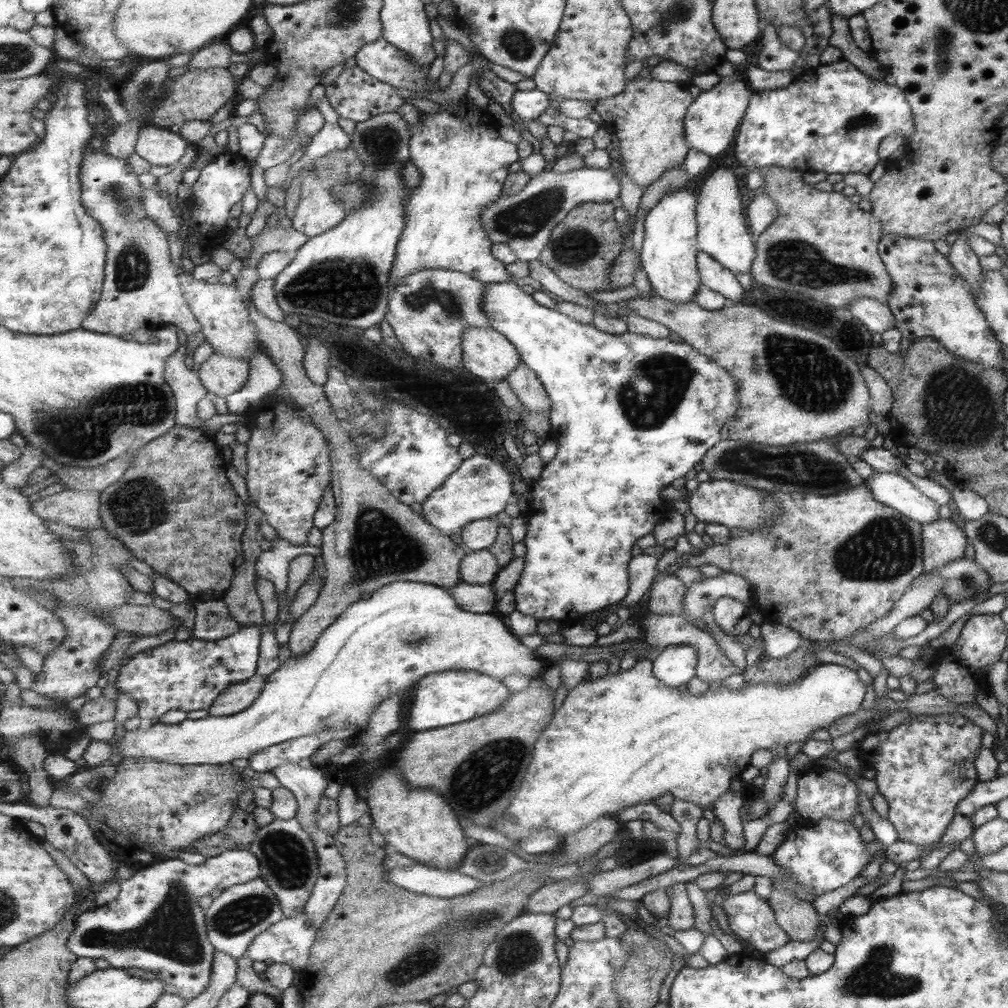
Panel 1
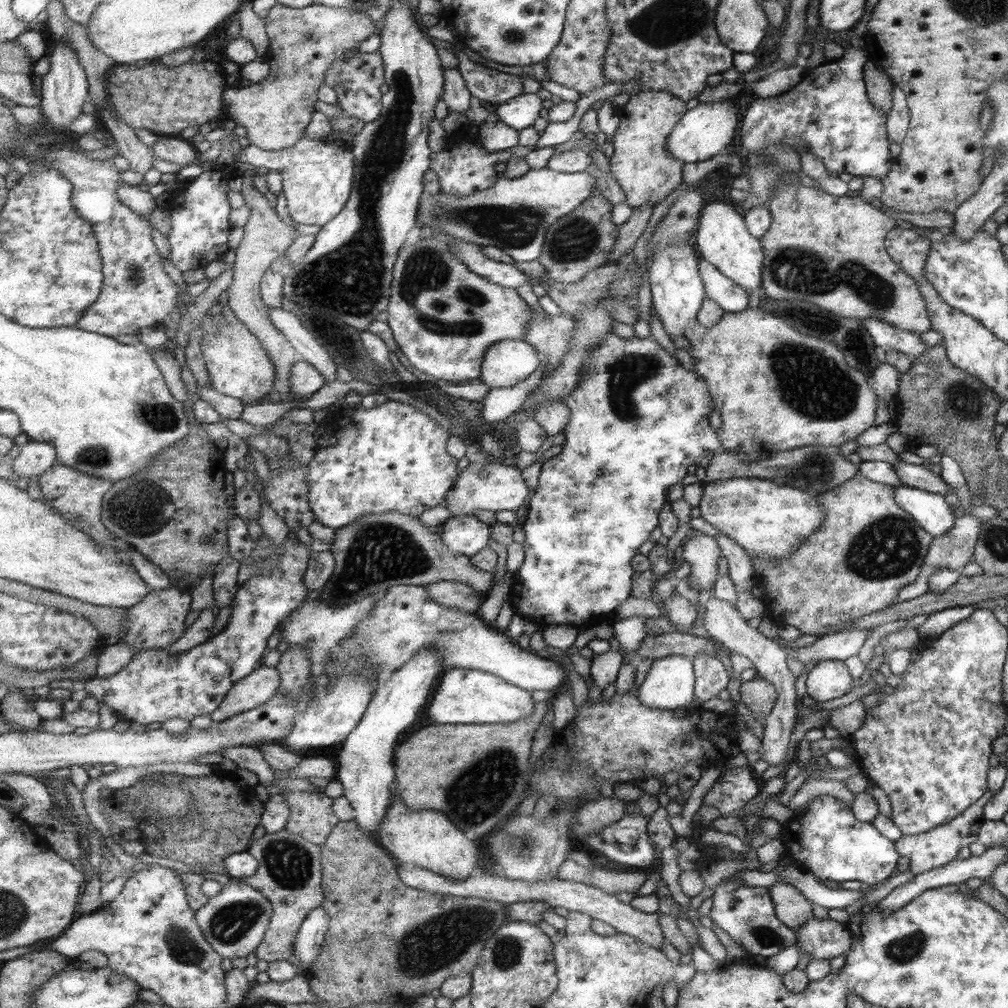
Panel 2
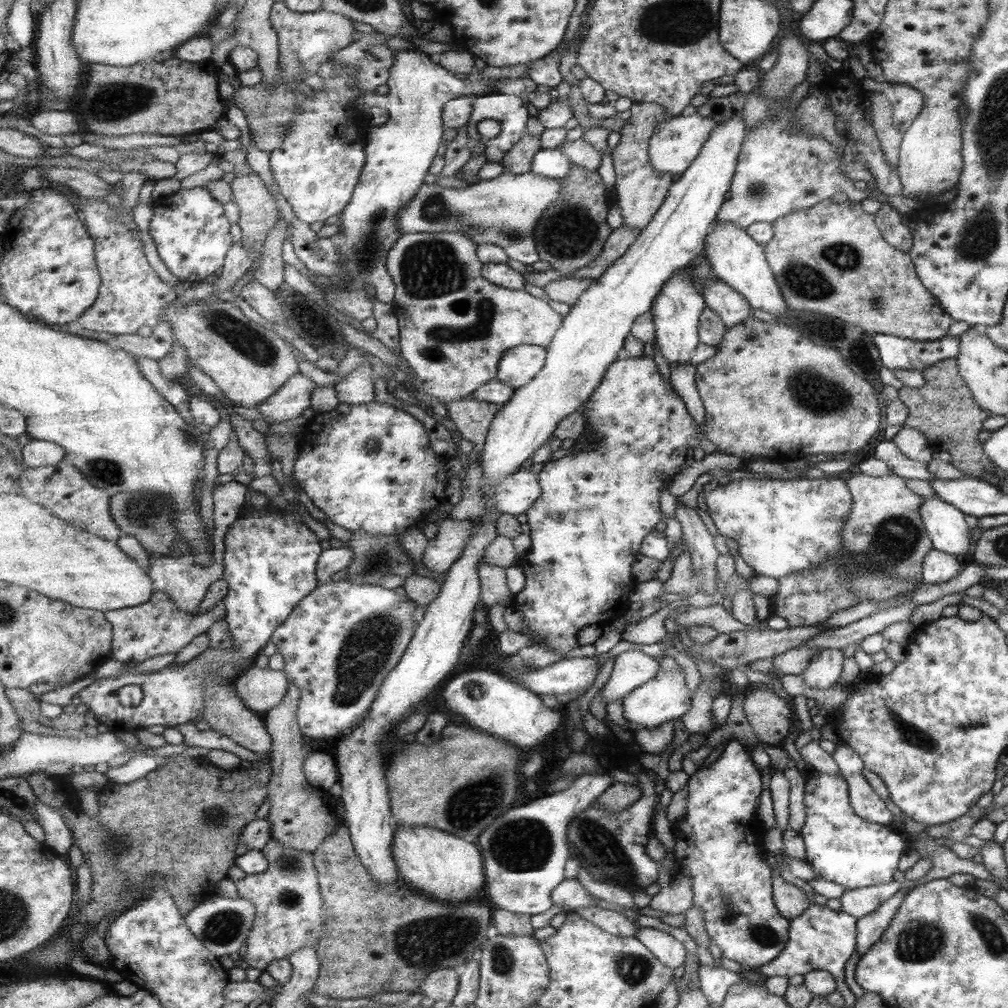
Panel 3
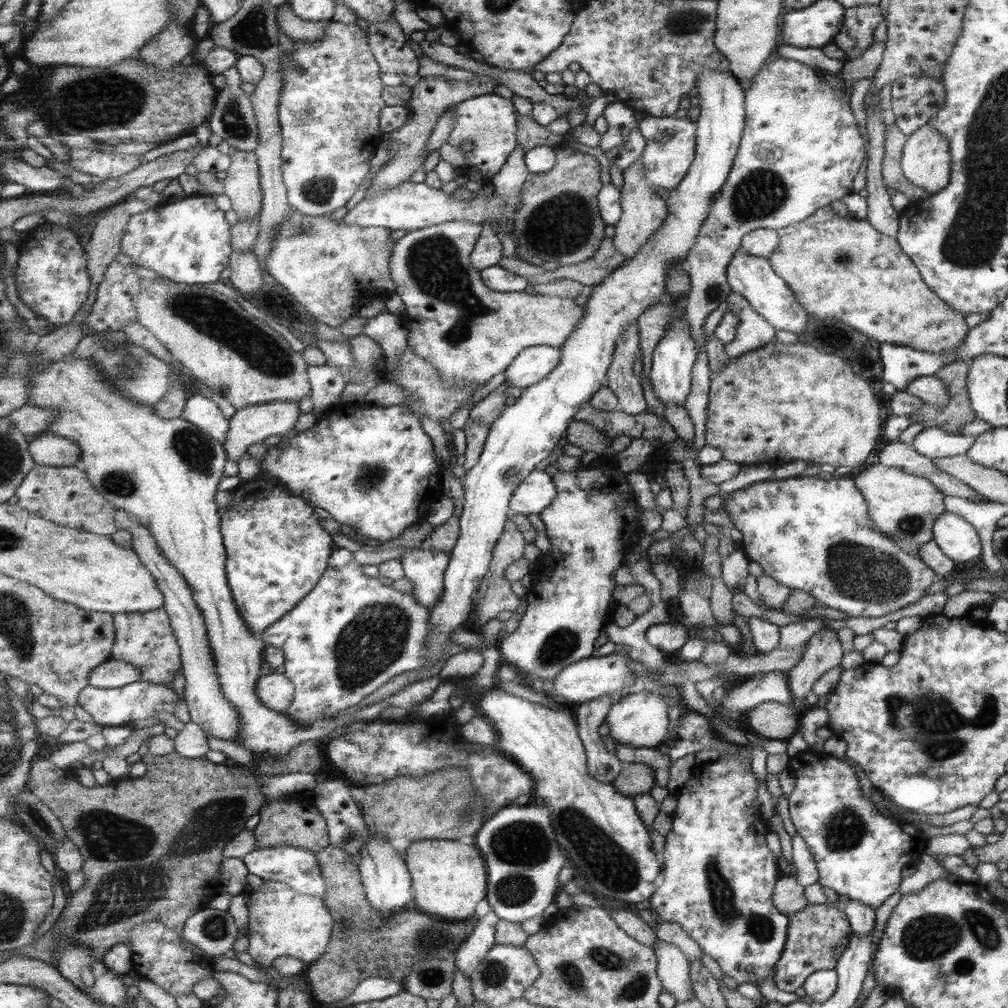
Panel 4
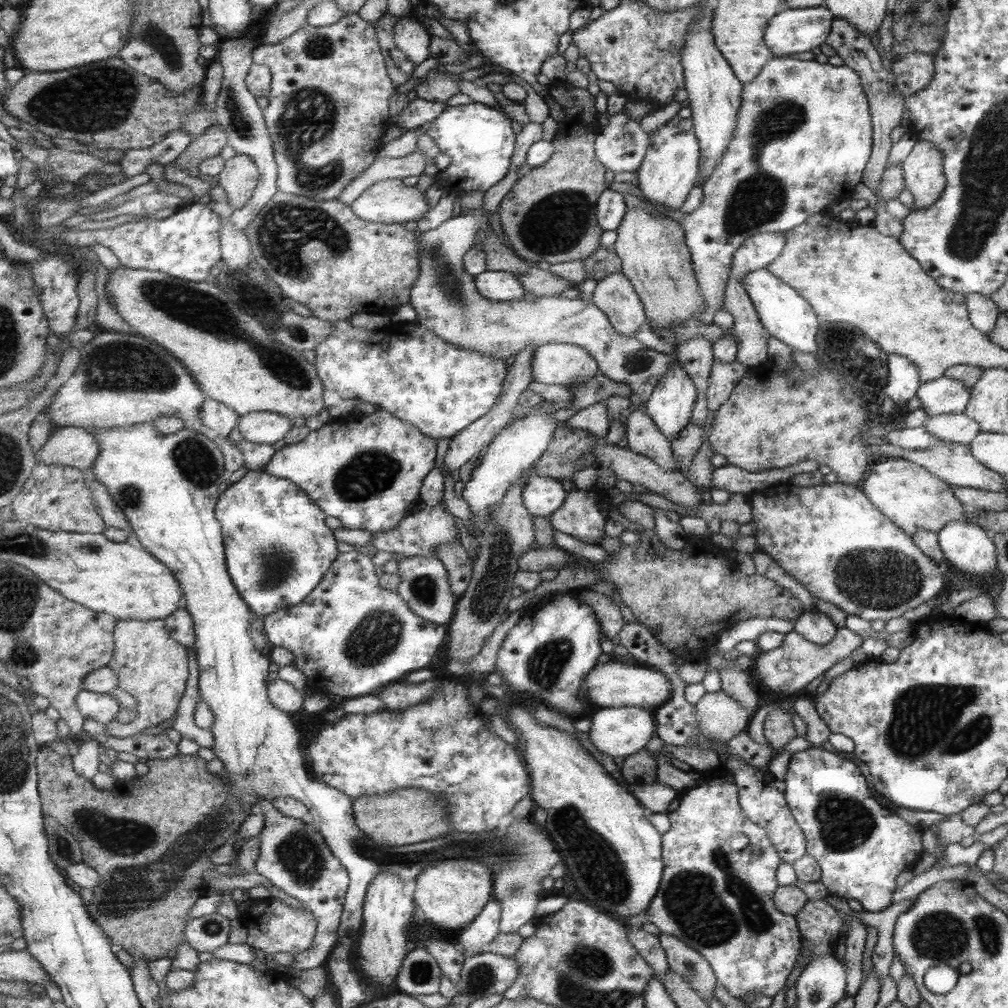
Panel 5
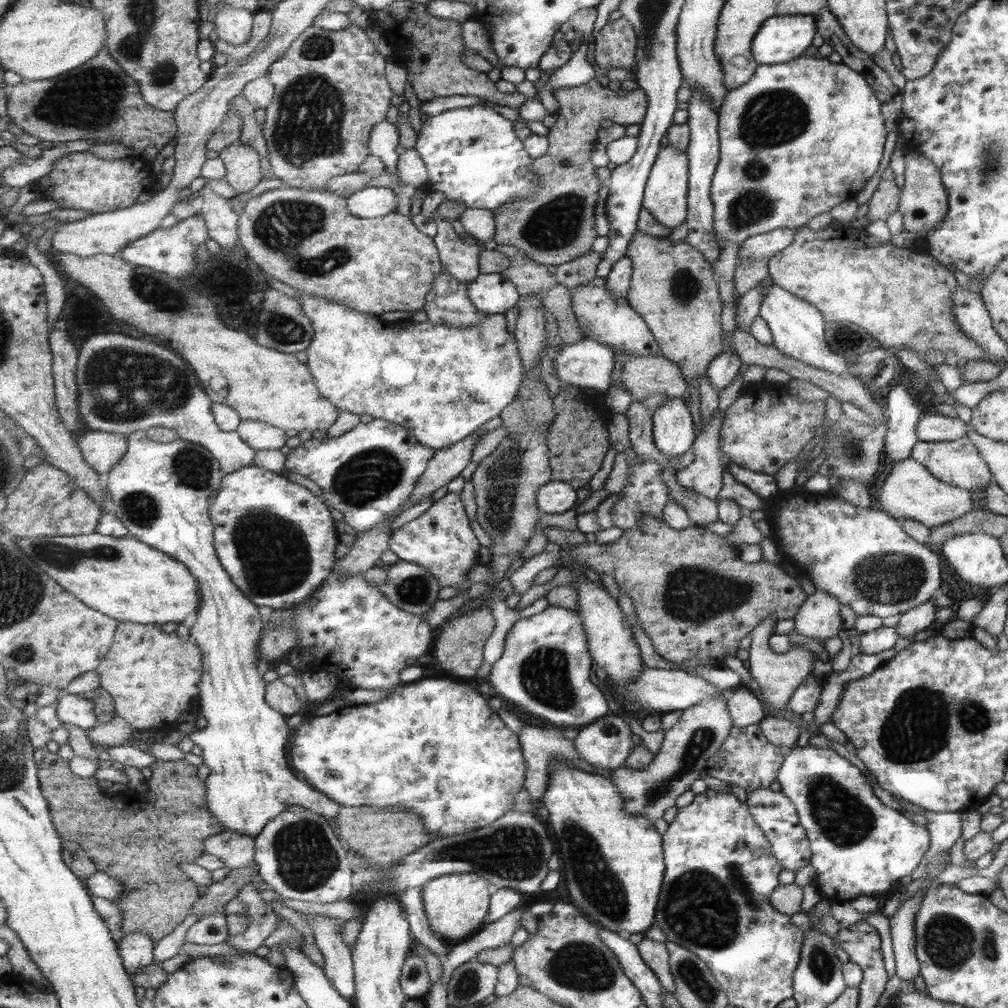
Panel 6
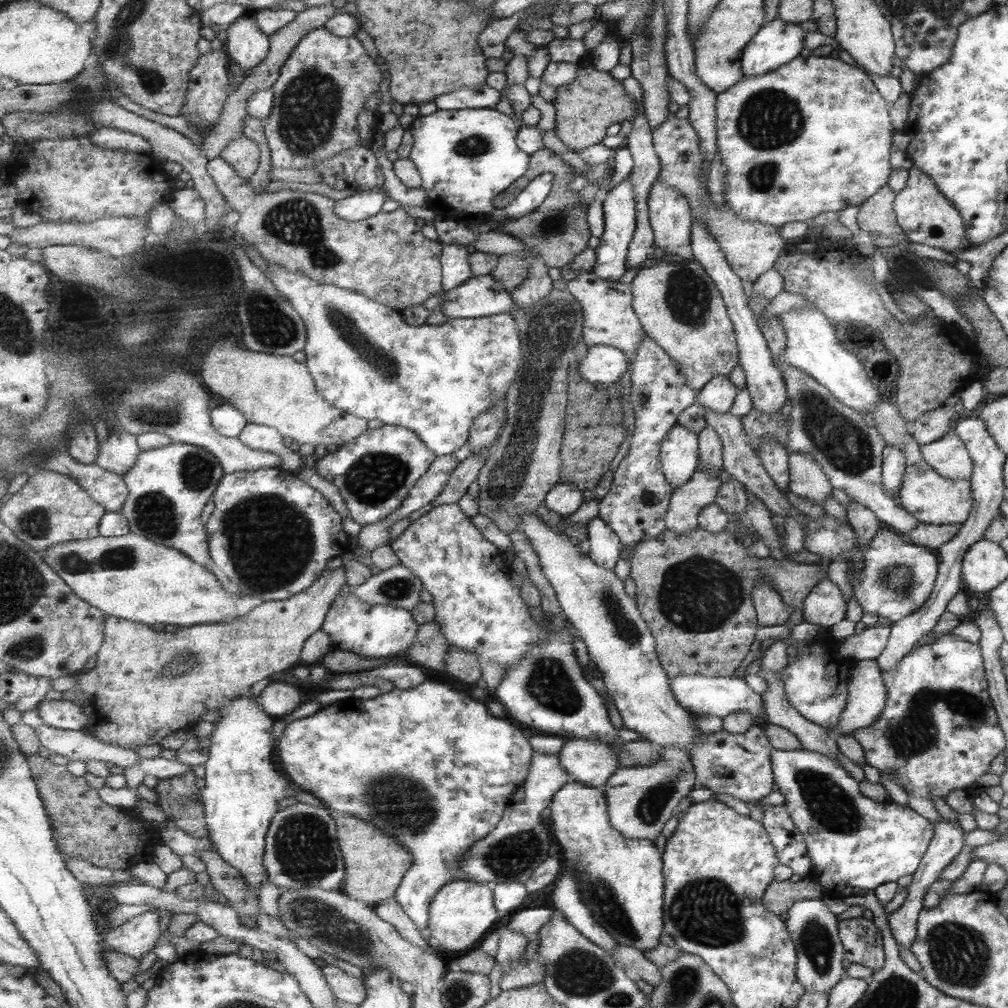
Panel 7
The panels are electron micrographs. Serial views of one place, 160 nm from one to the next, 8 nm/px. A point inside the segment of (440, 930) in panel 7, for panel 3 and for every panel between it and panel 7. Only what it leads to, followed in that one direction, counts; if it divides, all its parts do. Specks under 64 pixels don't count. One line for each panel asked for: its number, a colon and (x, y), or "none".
3: (444, 867)
4: (450, 879)
5: (451, 894)
6: (457, 904)

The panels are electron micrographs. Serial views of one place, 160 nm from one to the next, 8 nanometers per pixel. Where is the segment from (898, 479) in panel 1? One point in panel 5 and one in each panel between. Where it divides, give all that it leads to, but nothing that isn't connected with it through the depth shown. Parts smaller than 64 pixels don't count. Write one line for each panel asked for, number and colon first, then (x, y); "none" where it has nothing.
2: (929, 510)
3: (944, 523)
4: (956, 538)
5: (966, 546)

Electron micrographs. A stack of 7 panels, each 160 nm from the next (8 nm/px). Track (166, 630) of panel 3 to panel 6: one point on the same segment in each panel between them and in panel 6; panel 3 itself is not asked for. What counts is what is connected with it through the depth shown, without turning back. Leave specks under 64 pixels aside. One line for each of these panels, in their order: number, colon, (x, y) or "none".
4: (147, 640)
5: (153, 667)
6: (152, 676)

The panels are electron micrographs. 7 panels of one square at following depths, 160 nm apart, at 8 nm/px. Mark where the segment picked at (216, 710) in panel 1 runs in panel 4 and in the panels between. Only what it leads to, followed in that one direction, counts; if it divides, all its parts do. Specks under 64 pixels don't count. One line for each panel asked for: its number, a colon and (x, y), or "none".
2: (254, 690)
3: (262, 689)
4: (275, 690)

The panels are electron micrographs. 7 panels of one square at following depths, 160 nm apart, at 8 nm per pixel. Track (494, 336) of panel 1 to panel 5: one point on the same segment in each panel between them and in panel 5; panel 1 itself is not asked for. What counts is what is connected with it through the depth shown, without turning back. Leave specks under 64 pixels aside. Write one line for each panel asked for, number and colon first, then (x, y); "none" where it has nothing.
2: (508, 363)
3: (520, 366)
4: (536, 363)
5: (565, 364)

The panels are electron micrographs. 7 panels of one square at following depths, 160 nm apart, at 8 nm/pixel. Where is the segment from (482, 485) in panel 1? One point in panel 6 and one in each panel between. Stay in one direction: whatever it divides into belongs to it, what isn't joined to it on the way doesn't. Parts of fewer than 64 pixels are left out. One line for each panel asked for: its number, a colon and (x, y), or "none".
2: (494, 486)
3: (515, 494)
4: (535, 494)
5: (543, 496)
6: (557, 497)

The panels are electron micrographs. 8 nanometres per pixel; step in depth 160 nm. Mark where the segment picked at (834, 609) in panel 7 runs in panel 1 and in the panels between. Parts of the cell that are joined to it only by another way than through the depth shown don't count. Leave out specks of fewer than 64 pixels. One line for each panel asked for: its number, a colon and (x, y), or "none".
1: (624, 738)
2: (828, 679)
3: (824, 670)
4: (823, 651)
5: (815, 627)
6: (818, 618)

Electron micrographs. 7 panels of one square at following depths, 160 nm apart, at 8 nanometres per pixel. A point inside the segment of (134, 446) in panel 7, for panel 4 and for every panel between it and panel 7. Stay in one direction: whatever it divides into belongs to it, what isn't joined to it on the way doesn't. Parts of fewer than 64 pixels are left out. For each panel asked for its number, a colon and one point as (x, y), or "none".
4: (47, 449)
5: (71, 446)
6: (103, 450)

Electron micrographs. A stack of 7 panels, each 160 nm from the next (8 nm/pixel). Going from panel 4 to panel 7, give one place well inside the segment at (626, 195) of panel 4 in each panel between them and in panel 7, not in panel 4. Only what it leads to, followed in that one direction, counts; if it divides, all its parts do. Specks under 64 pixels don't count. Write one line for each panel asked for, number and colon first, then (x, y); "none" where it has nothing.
5: (655, 255)
6: (673, 288)
7: (679, 306)

